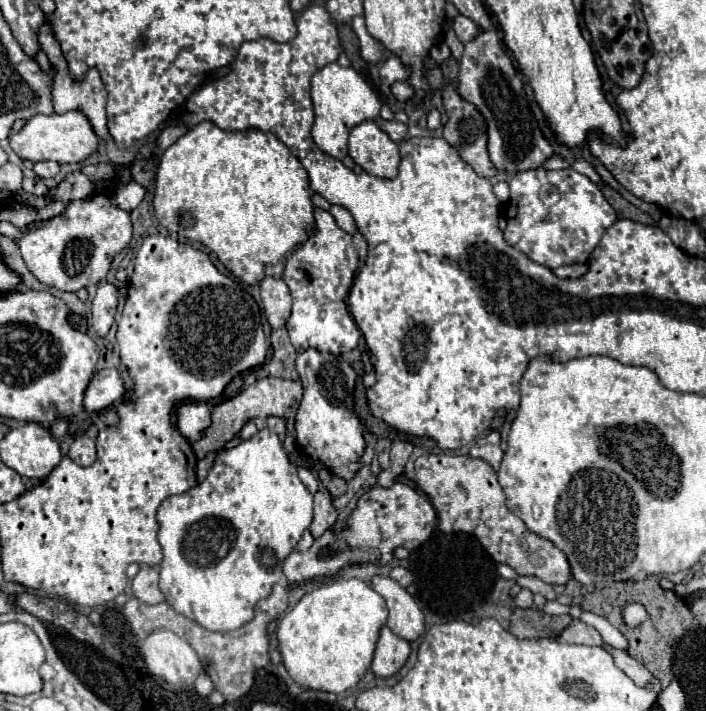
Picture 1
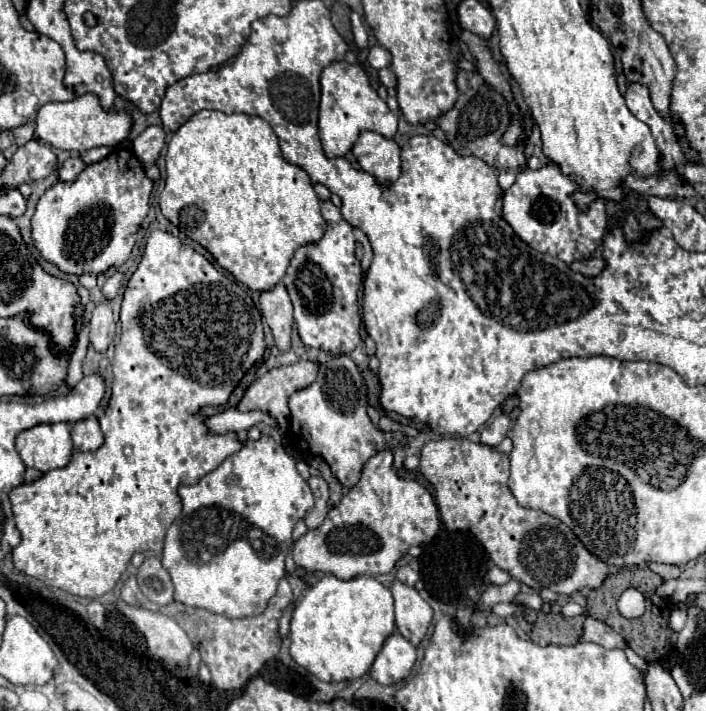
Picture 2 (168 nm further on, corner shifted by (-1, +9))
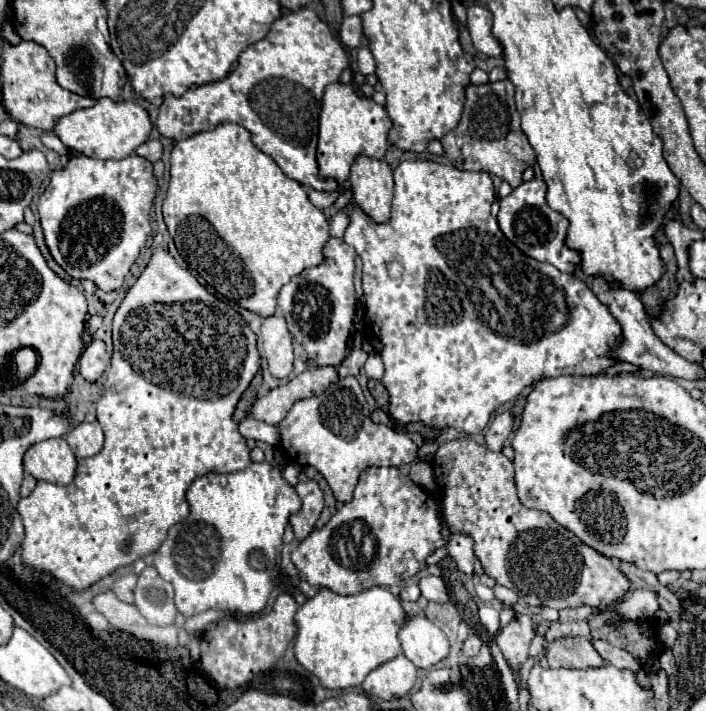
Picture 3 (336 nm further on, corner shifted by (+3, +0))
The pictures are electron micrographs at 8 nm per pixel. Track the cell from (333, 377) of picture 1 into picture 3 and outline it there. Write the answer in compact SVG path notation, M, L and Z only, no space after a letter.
M354 376L340 378L322 394L298 400L278 424L278 430L282 448L298 464L314 466L324 476L338 502L348 502L352 498L354 486L364 468L412 464L418 454L418 446L406 434L370 420L362 388Z

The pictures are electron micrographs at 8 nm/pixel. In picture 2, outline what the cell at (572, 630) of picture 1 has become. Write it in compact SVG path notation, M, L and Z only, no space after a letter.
M586 617L582 641L594 641L594 643L606 647L606 649L614 649L614 647L626 649L626 641L620 633L616 633L612 627L608 627L602 621L592 619L592 617Z

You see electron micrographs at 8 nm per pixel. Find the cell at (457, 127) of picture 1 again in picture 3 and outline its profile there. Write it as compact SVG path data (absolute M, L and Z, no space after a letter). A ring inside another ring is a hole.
M506 78L492 84L466 88L466 104L462 120L454 130L442 136L442 146L446 158L460 170L484 170L500 176L512 188L522 184L522 172L536 162L534 148L528 142L528 136L520 128L520 114L514 104L514 84ZM470 144L472 151L465 149Z

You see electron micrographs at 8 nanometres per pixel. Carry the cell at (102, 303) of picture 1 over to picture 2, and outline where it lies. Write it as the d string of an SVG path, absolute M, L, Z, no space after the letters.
M106 303L98 305L90 319L90 345L94 347L94 351L106 353L106 349L114 339L114 331L116 325L112 319L112 309Z

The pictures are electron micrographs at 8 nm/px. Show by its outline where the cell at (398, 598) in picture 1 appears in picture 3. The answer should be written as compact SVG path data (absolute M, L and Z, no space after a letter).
M406 616L398 632L402 652L418 668L432 668L444 656L448 656L446 634L426 616Z

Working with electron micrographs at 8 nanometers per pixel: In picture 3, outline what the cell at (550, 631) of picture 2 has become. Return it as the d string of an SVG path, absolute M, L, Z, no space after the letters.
M564 636L554 642L548 642L546 662L552 668L588 668L604 664L604 660L592 648L590 640L576 636Z

